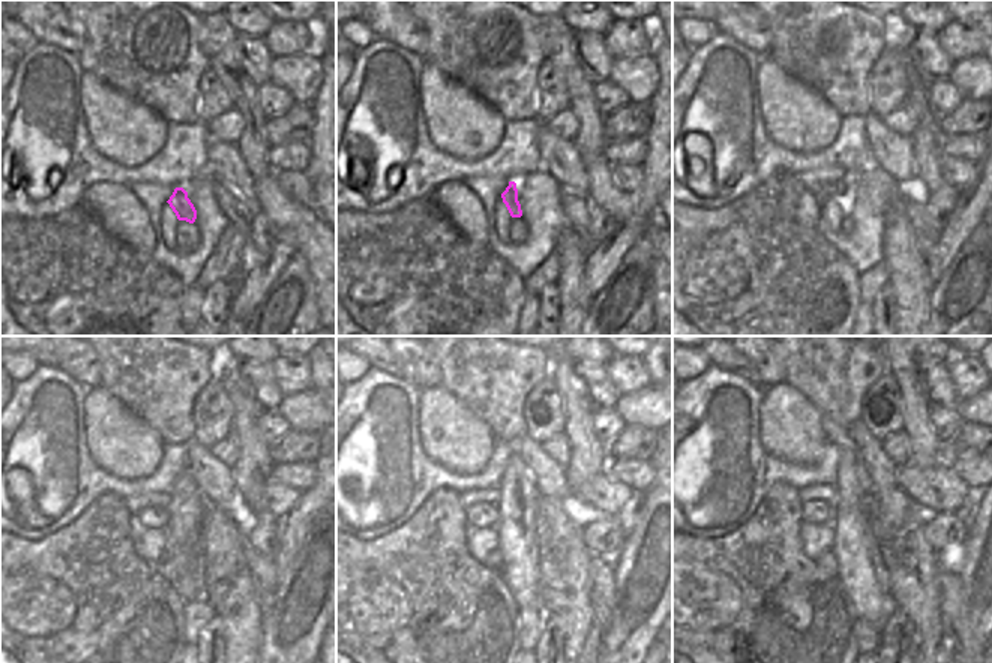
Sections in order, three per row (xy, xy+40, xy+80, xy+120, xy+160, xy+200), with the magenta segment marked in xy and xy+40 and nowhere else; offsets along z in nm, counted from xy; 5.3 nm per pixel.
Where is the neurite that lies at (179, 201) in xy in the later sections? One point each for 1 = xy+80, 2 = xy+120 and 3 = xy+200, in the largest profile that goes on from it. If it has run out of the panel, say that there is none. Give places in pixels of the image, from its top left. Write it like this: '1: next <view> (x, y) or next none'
1: next xy+80 (836, 188)
2: next xy+120 (153, 518)
3: next xy+200 (815, 512)

